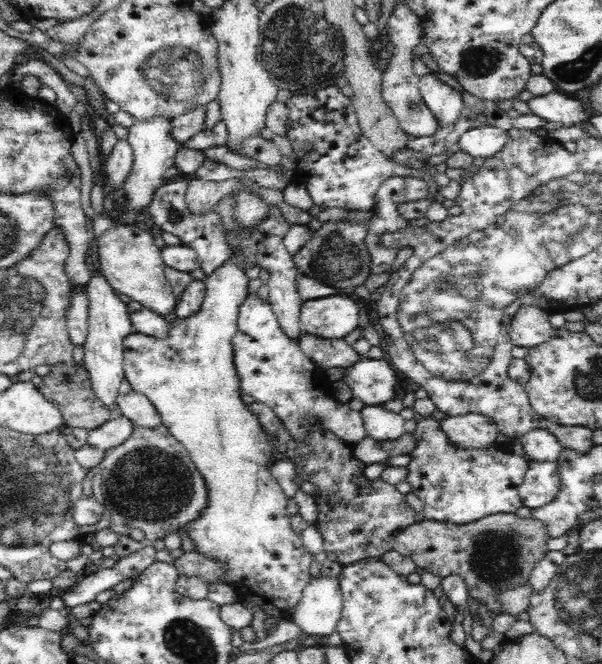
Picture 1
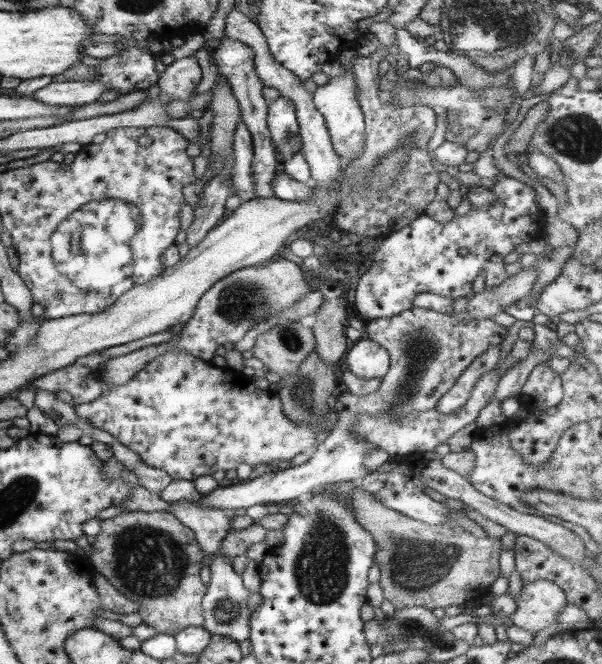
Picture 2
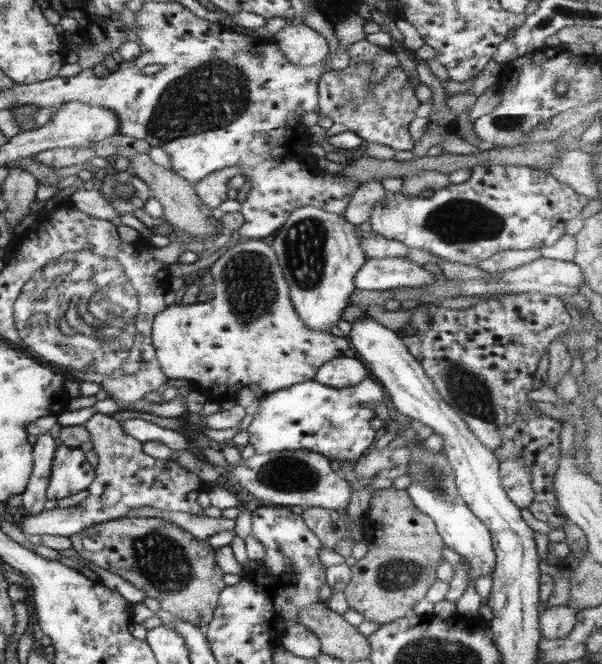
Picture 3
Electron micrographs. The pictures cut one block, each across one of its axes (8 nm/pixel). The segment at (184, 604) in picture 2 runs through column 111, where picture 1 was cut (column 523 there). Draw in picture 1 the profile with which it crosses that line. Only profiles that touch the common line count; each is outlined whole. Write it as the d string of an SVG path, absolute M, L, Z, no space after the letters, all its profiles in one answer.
M498 513L485 516L468 524L452 524L436 522L423 518L416 524L407 526L394 540L393 550L402 556L409 556L420 568L432 572L441 578L449 574L458 574L468 585L469 595L487 605L488 610L502 614L501 604L497 603L497 592L529 582L534 565L549 551L547 542L552 538L548 535L545 524L536 518L521 518L516 513Z

